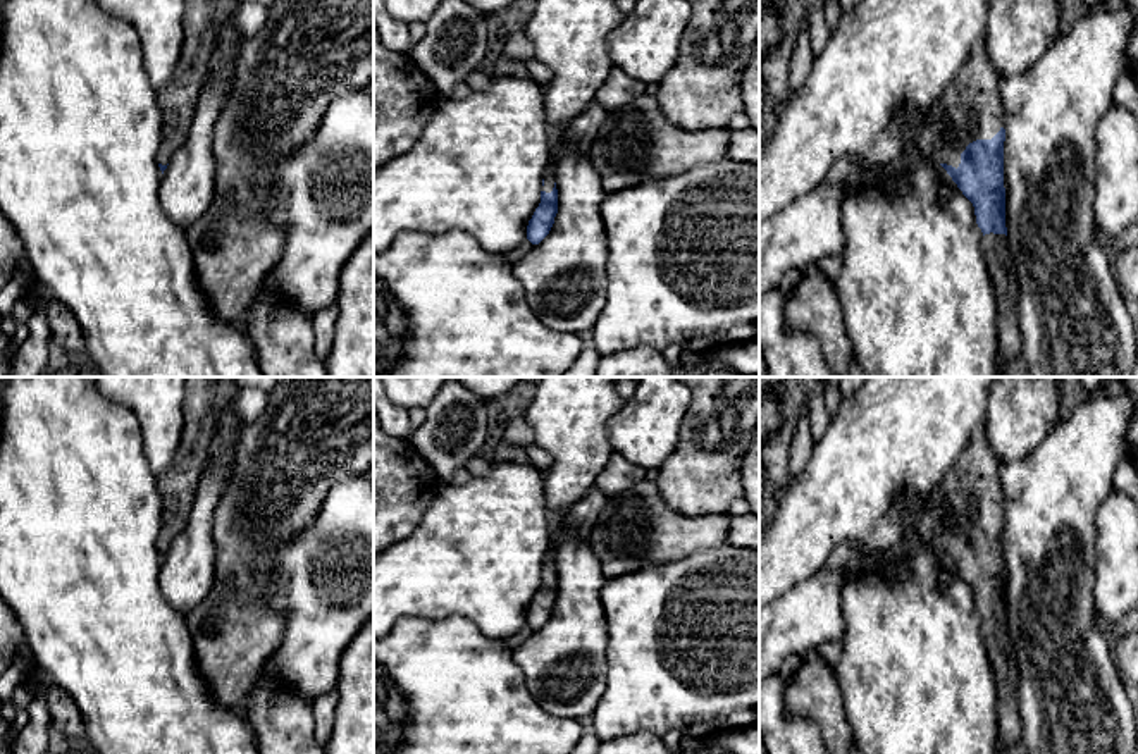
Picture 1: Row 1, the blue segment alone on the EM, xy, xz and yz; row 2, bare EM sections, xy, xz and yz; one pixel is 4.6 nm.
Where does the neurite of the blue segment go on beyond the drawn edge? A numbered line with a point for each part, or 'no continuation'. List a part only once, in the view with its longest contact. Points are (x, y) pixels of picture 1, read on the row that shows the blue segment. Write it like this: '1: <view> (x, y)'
1: yz (975, 88)
2: yz (995, 247)

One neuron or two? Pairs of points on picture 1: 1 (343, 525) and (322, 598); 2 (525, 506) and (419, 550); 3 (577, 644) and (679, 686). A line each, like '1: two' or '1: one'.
1: one
2: one
3: two

